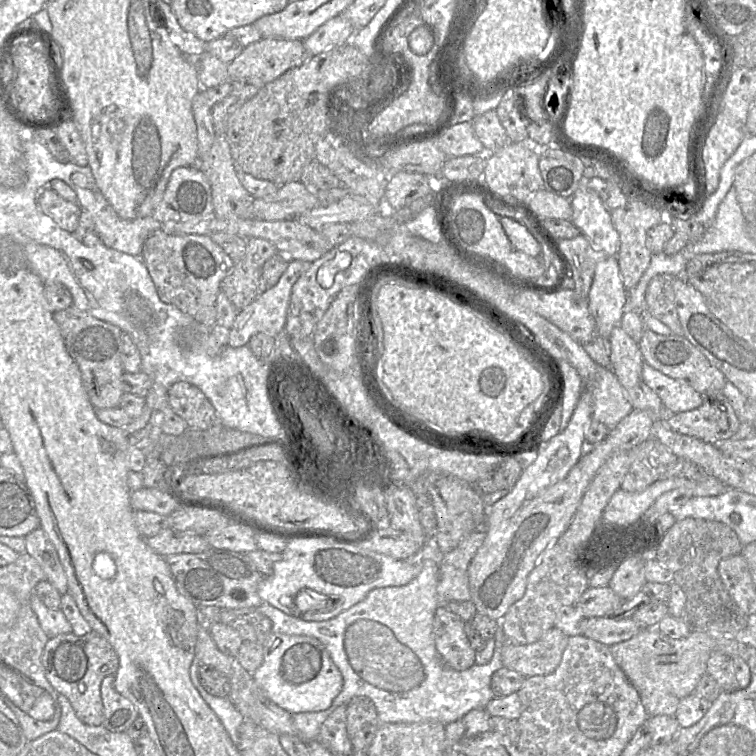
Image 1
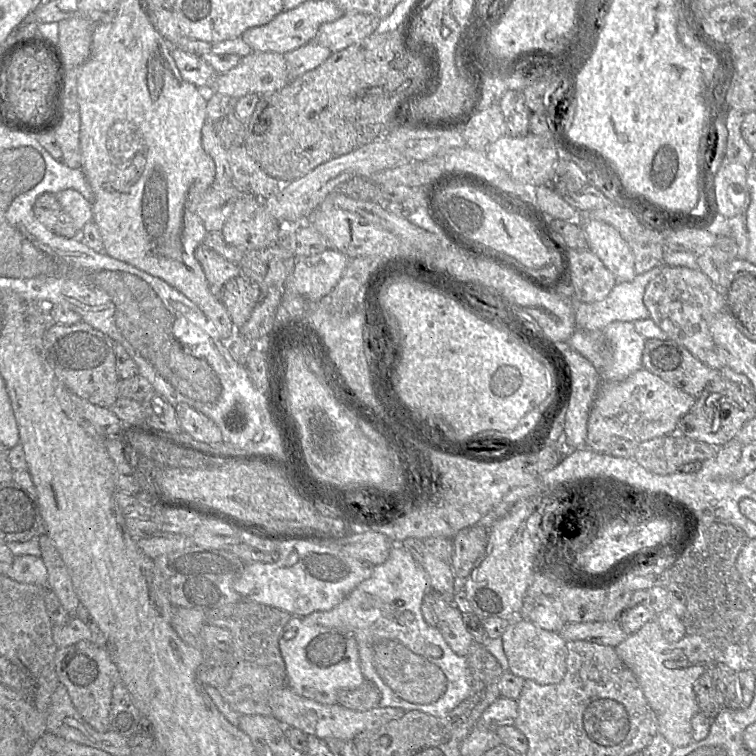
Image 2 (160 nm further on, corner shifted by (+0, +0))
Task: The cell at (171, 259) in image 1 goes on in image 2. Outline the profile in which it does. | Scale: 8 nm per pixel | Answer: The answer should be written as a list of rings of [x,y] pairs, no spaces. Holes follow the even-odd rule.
[[[203,243],[195,249],[194,256],[204,271],[211,293],[221,300],[226,282],[241,274],[240,266],[229,262]]]

